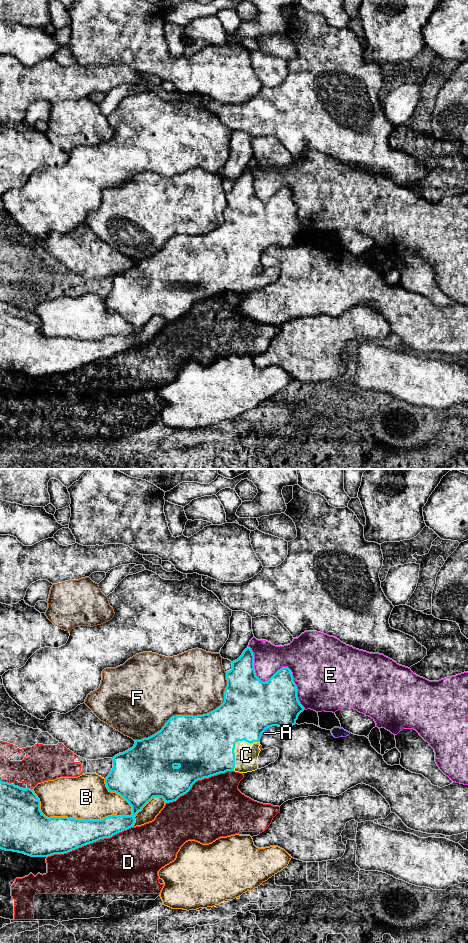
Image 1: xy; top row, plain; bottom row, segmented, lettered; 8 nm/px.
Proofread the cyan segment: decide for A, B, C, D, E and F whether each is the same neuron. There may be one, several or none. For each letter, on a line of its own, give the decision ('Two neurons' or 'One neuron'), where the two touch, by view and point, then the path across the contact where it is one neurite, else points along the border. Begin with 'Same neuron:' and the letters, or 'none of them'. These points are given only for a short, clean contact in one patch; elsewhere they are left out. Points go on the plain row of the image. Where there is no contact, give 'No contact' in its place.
Same neuron: C
A: Two neurons. Touches cyan at xy (264, 250). Boundary: xy (269, 246), (260, 256)
B: Two neurons. Touches cyan at xy (76, 339)
C: One neuron. Touches cyan at xy (234, 265)
D: Two neurons. Touches cyan at xy (89, 363)
E: Two neurons. Touches cyan at xy (278, 190)
F: Two neurons. Touches cyan at xy (192, 235)

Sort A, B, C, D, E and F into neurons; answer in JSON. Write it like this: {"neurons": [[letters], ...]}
{"neurons": [["A"], ["B"], ["C"], ["D"], ["E"], ["F"]]}

